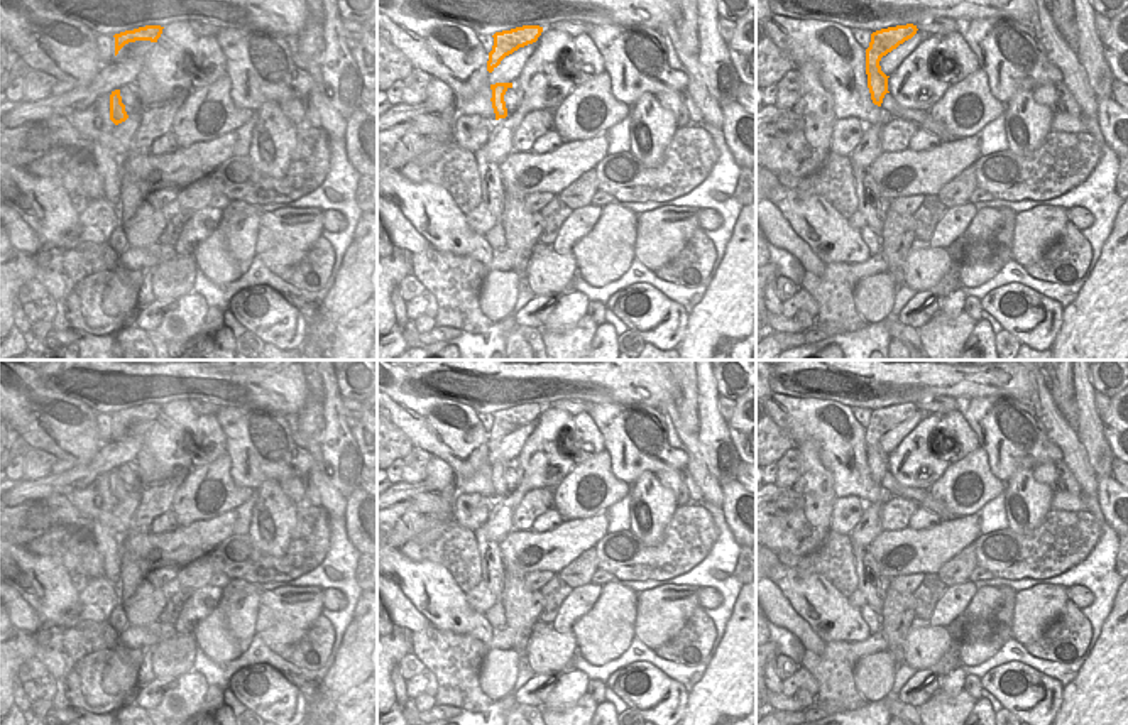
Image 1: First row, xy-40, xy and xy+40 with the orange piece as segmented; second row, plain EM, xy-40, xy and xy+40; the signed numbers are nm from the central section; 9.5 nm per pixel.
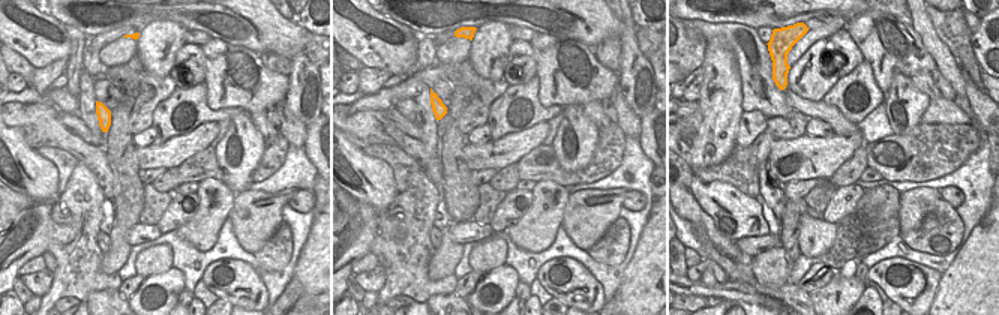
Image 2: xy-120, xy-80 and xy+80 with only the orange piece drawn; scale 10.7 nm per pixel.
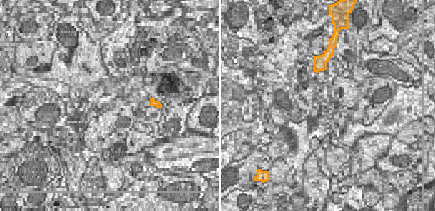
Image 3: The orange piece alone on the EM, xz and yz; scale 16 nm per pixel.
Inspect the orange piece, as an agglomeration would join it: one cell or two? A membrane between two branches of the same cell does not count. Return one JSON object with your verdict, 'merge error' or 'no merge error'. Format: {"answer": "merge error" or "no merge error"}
{"answer": "no merge error"}

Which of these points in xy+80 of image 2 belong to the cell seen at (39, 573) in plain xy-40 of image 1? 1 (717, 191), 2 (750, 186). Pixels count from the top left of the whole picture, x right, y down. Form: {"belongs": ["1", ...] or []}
{"belongs": ["1"]}

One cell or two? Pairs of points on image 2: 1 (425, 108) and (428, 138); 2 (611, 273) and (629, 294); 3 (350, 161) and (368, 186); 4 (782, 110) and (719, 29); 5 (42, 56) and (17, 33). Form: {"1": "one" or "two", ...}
{"1": "one", "2": "two", "3": "one", "4": "one", "5": "one"}

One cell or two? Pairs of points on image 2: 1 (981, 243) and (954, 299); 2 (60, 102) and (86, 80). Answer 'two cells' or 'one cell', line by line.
1: one cell
2: two cells

